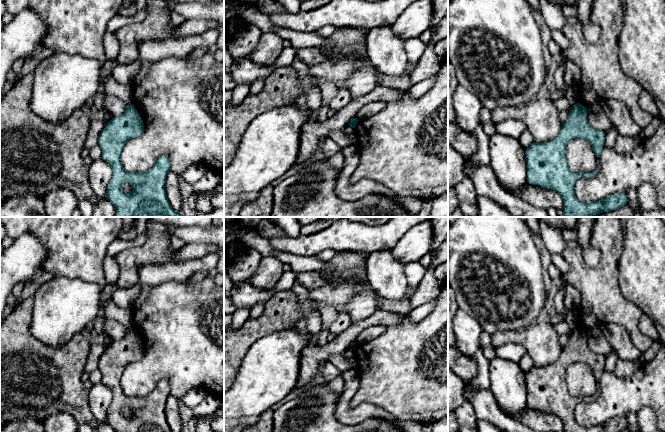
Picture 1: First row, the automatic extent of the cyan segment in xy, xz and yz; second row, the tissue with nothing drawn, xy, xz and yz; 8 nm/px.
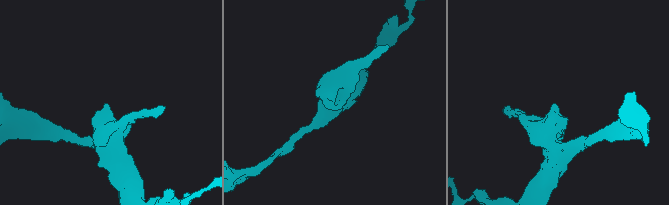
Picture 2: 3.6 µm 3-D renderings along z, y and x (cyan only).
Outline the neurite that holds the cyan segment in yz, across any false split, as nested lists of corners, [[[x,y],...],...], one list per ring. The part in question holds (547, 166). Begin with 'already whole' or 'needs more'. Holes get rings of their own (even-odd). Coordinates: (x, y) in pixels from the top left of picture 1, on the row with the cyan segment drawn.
already whole | [[[577,103],[572,106],[569,117],[562,124],[559,134],[552,140],[533,142],[526,150],[527,180],[532,185],[557,192],[563,202],[563,217],[595,217],[600,213],[621,208],[627,204],[626,193],[611,194],[599,201],[582,202],[574,193],[575,182],[592,177],[595,171],[575,173],[566,160],[567,145],[573,139],[586,139],[597,157],[605,143],[605,132],[592,128],[587,120],[587,108]]]

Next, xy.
already whole | [[[128,104],[123,114],[115,116],[106,123],[99,136],[98,145],[102,149],[102,158],[112,168],[112,178],[107,185],[106,197],[116,209],[115,217],[183,217],[172,208],[165,191],[166,176],[171,170],[168,156],[160,156],[155,165],[145,172],[127,172],[121,163],[121,153],[125,143],[141,136],[143,131],[143,120],[139,117],[134,105]],[[124,183],[132,186],[131,193],[126,193],[122,189]]]

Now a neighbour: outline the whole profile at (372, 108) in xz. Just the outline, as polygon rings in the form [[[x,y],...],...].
[[[370,102],[366,105],[364,105],[356,114],[356,117],[358,120],[362,120],[365,118],[368,118],[370,116],[373,116],[383,109],[385,109],[387,106],[386,102]]]

